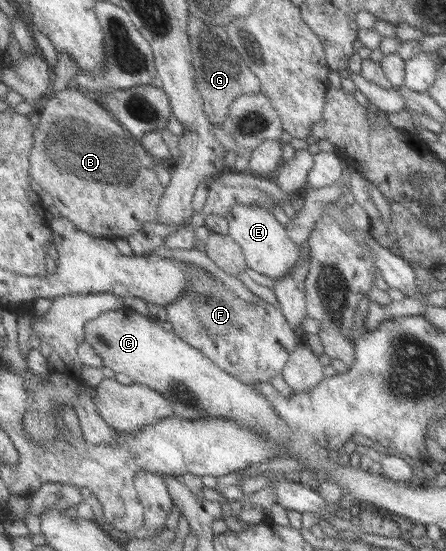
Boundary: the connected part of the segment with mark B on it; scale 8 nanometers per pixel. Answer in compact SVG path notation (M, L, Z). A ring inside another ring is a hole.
M72 86L44 100L39 115L40 120L35 130L35 147L30 157L30 175L52 197L63 218L70 219L83 232L111 241L128 239L137 231L141 231L146 223L158 222L161 218L159 202L163 198L166 185L155 171L157 161L100 100L85 97L76 86Z

